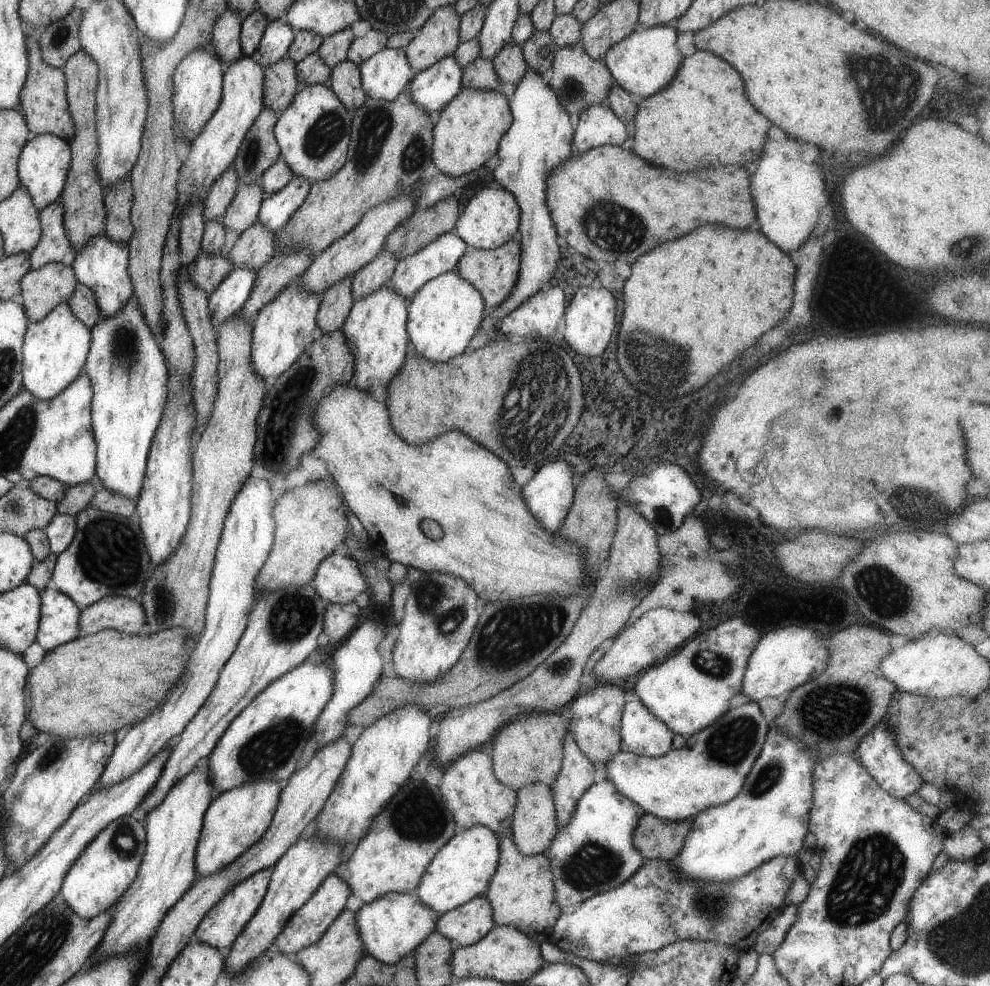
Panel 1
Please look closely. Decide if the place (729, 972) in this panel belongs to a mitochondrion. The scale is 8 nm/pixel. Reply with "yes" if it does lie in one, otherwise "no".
no

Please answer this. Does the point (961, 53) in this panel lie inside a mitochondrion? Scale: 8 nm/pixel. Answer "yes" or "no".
no

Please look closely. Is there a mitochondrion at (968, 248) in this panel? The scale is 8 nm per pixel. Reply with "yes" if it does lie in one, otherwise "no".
yes

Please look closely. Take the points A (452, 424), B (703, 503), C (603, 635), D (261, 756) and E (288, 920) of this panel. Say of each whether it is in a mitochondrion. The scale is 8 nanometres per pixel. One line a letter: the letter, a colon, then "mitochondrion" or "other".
A: other
B: other
C: other
D: mitochondrion
E: other

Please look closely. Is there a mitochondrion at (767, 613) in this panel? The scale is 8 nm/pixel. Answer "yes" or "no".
no

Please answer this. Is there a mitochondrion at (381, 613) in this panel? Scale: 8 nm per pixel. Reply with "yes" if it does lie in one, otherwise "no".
no

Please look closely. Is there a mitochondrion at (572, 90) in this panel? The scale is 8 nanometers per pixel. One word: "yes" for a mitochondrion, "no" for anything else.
yes

